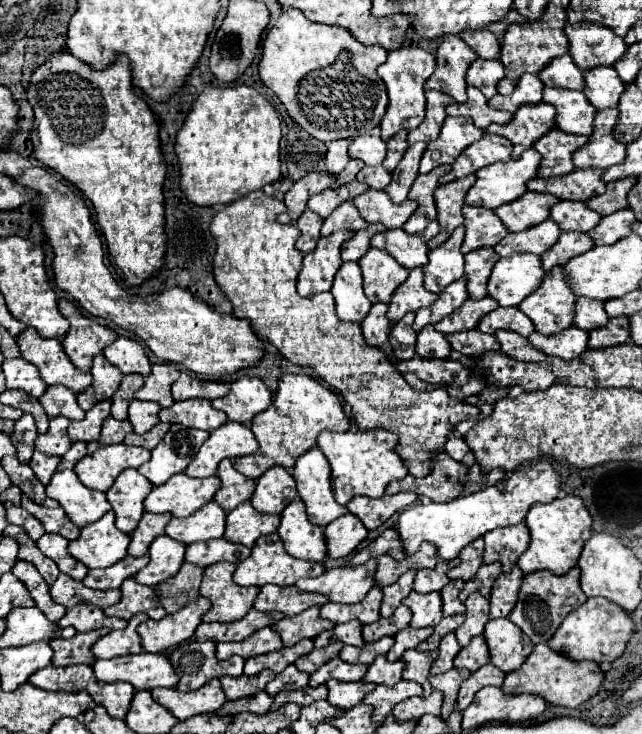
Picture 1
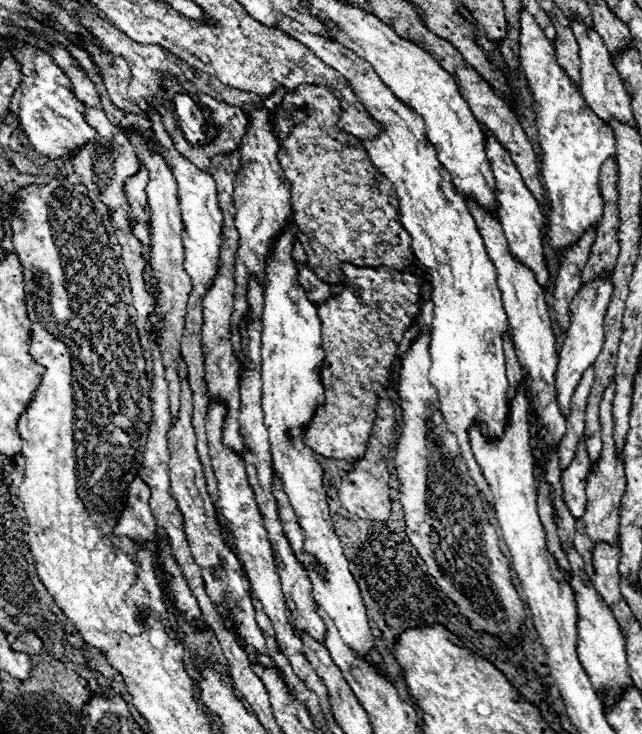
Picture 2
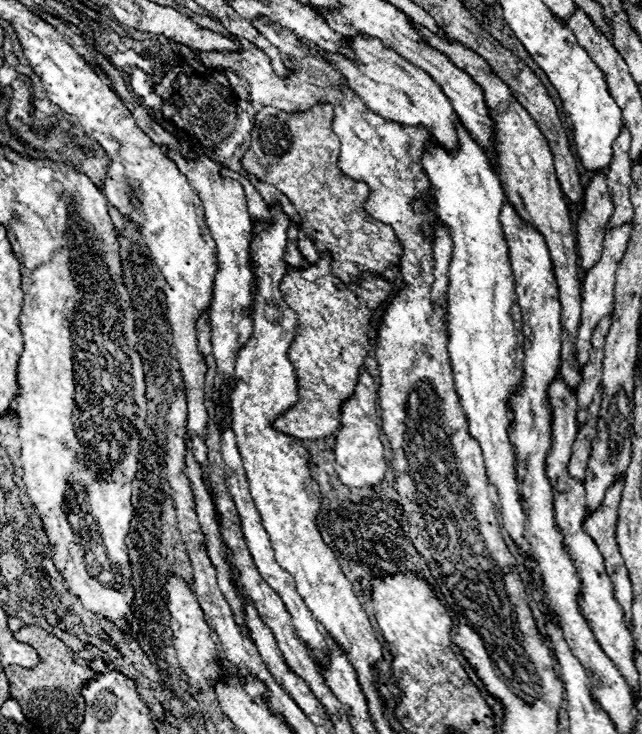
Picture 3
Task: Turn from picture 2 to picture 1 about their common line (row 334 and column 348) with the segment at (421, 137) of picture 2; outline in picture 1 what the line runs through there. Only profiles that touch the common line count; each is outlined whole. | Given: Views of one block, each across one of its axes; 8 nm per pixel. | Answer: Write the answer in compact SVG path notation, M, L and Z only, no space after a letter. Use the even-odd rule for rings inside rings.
M376 428L376 430L348 430L348 432L330 432L324 430L318 436L318 448L324 452L324 456L330 462L332 468L332 488L334 498L346 506L354 496L368 496L368 498L380 498L384 496L386 486L392 480L400 480L408 474L402 458L396 454L398 436Z

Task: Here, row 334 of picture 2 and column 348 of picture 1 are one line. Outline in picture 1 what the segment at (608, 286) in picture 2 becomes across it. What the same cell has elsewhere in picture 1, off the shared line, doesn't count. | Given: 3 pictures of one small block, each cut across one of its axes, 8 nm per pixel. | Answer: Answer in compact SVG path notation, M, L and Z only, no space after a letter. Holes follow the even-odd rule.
M368 560L362 566L342 566L326 570L318 578L302 578L296 586L304 592L318 592L328 596L332 602L356 604L362 602L368 590L376 584L376 560Z

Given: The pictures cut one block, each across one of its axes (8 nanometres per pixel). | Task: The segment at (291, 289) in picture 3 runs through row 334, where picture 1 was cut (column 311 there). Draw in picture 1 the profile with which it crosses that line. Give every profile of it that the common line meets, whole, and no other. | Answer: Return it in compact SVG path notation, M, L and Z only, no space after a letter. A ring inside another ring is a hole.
M256 190L228 204L212 220L212 236L216 236L214 278L232 302L234 316L250 318L254 332L274 344L286 360L314 368L324 382L334 386L352 406L352 416L360 430L386 428L398 434L398 454L408 472L416 478L428 476L434 456L448 442L448 434L460 420L478 416L480 408L450 398L444 388L416 392L380 348L370 348L364 342L358 322L338 320L330 292L302 298L296 292L302 254L294 246L300 232L294 224L278 224L276 216L280 212L286 212L280 200Z

